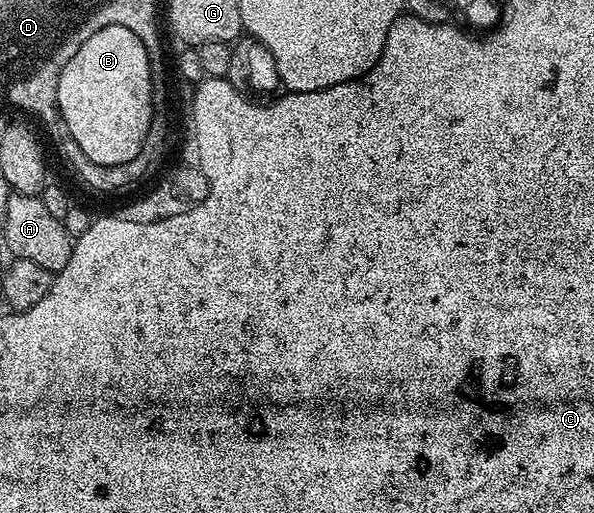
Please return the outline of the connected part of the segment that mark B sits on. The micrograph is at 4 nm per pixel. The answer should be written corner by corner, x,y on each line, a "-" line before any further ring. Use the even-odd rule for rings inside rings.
107,26
90,35
60,73
55,104
66,136
77,141
85,155
99,164
129,163
143,151
151,123
150,59
138,36
123,26

